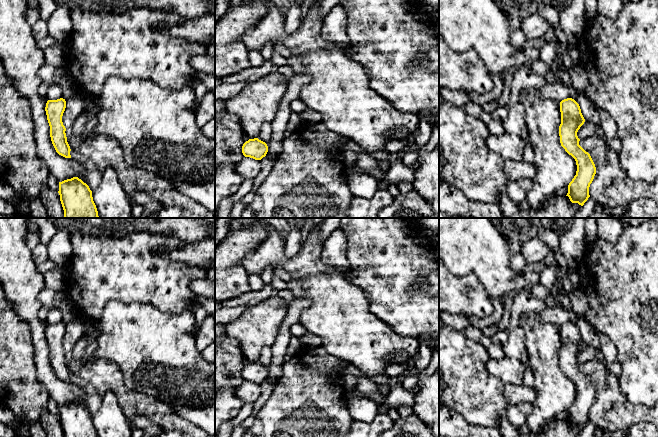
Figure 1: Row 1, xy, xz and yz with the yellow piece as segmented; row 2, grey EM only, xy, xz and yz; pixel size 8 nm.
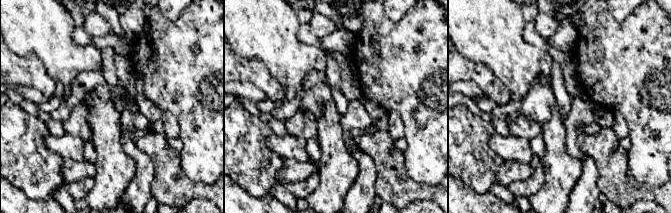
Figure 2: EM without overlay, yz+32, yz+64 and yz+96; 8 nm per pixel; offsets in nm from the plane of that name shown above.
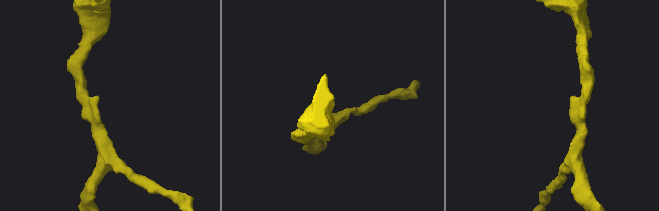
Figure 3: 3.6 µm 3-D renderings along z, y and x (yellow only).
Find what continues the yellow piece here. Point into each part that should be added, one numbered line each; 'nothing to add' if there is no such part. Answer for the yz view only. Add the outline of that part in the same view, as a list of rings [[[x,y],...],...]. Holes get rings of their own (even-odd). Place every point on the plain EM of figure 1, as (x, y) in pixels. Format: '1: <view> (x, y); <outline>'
nothing to add

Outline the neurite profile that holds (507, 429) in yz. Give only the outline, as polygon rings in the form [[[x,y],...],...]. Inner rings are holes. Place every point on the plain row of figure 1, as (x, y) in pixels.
[[[506,416],[500,418],[499,425],[503,437],[517,437],[520,434],[517,427],[512,425]]]

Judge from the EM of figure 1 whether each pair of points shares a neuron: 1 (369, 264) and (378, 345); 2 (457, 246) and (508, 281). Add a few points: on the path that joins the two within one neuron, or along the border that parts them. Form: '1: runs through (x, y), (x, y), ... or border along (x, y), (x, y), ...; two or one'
1: border along (364, 293), (369, 309), (392, 330); two
2: runs through (470, 246), (495, 270); one

